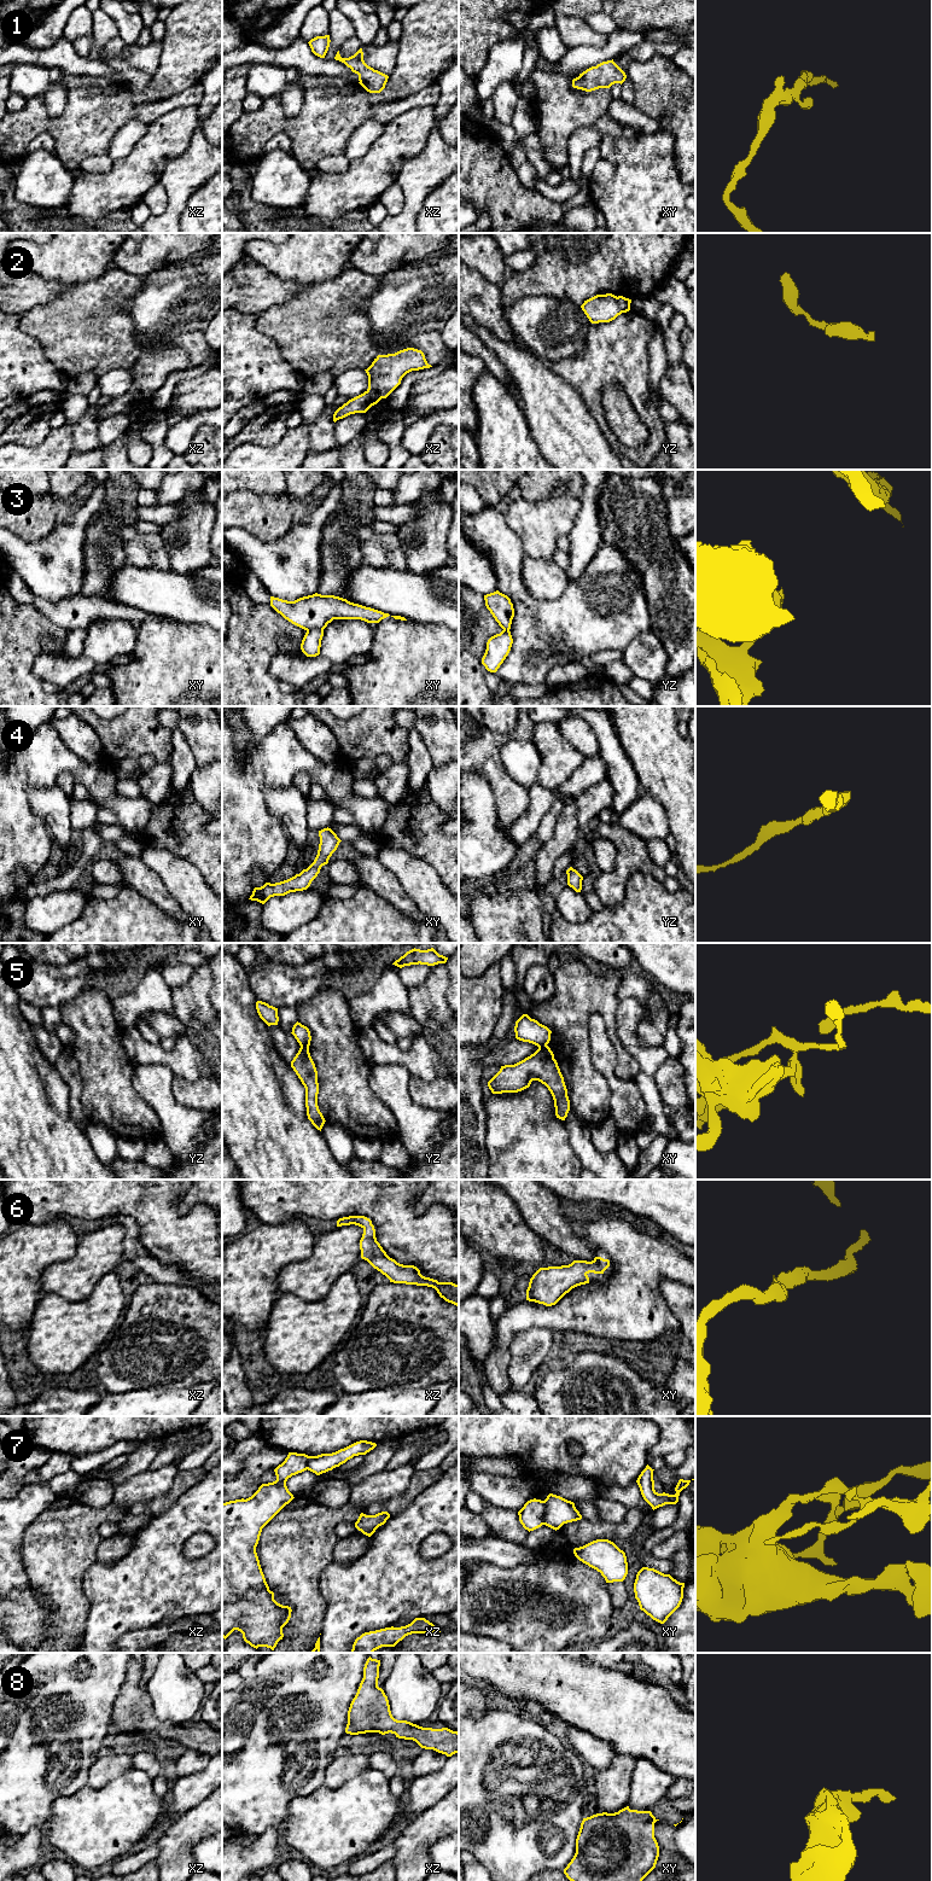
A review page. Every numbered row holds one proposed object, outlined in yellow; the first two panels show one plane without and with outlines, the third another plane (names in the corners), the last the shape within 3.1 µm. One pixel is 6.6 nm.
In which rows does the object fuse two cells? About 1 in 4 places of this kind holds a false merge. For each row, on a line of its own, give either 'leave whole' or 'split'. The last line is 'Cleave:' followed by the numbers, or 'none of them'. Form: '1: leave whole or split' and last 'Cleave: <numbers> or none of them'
1: leave whole
2: leave whole
3: split
4: leave whole
5: split
6: leave whole
7: split
8: leave whole
Cleave: 3, 5, 7

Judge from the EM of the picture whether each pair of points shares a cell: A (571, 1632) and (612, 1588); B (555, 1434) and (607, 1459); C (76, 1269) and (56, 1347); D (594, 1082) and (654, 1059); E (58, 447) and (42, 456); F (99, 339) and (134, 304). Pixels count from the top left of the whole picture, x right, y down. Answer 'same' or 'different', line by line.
A: different
B: same
C: different
D: different
E: same
F: different

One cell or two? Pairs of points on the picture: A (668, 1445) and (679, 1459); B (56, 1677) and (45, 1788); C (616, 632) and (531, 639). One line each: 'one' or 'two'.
A: two
B: one
C: one

